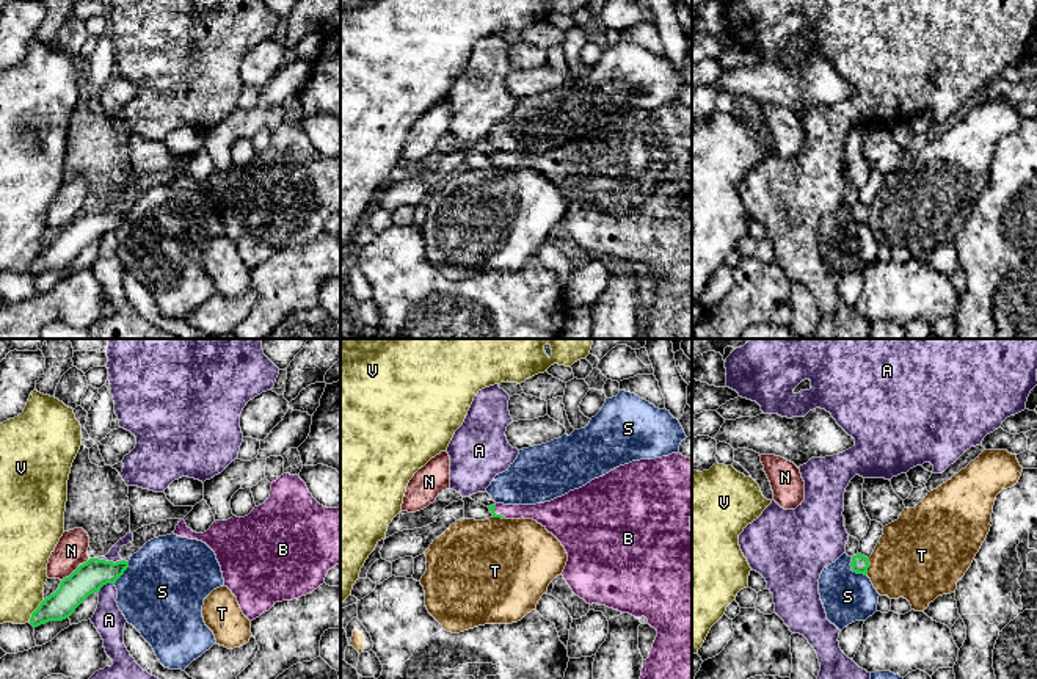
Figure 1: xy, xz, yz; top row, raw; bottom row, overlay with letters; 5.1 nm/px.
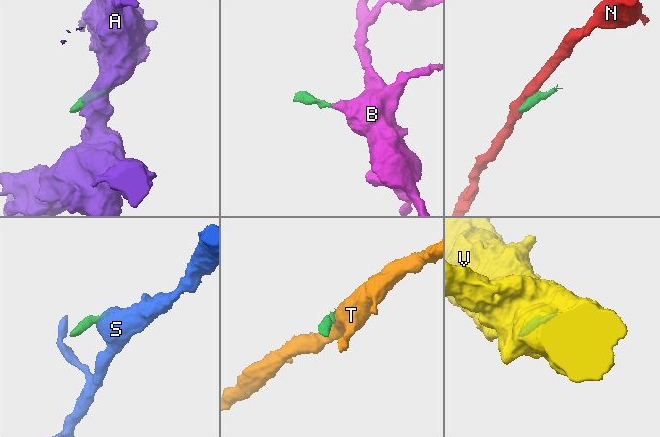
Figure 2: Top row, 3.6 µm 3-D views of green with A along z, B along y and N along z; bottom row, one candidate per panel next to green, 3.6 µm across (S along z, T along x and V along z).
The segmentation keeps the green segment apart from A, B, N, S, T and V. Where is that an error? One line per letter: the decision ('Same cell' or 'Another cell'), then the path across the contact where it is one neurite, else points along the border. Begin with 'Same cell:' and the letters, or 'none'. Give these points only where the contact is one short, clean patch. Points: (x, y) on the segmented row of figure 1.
Same cell: B
A: Another cell. Boundary: xy (113, 582), (107, 582), (99, 591)
B: Same cell. Path across: xz (491, 508), (498, 515), (546, 513)
N: Another cell. Boundary: xy (90, 559), (61, 580)
S: Another cell. Boundary: yz (851, 557), (851, 568), (865, 576)
T: Another cell. Boundary: yz (869, 559), (865, 574)
V: Another cell. Boundary: xy (44, 599), (29, 621)

